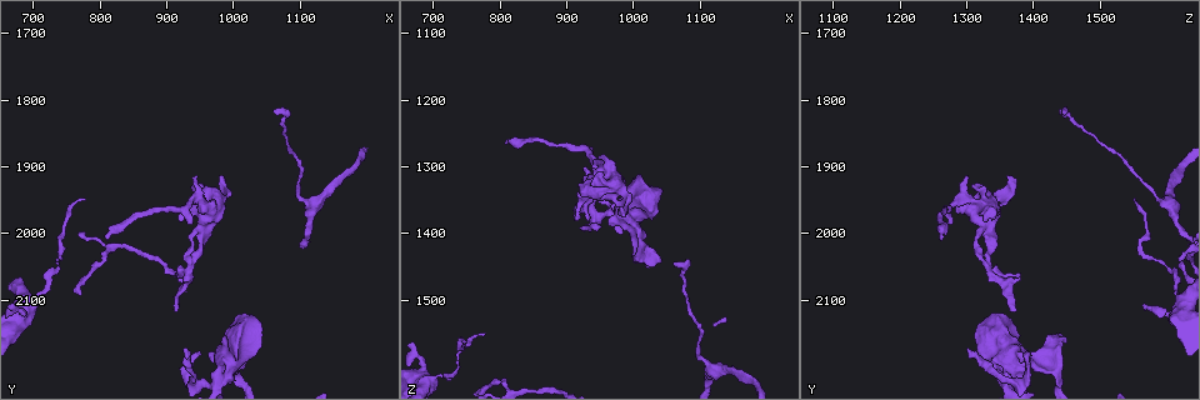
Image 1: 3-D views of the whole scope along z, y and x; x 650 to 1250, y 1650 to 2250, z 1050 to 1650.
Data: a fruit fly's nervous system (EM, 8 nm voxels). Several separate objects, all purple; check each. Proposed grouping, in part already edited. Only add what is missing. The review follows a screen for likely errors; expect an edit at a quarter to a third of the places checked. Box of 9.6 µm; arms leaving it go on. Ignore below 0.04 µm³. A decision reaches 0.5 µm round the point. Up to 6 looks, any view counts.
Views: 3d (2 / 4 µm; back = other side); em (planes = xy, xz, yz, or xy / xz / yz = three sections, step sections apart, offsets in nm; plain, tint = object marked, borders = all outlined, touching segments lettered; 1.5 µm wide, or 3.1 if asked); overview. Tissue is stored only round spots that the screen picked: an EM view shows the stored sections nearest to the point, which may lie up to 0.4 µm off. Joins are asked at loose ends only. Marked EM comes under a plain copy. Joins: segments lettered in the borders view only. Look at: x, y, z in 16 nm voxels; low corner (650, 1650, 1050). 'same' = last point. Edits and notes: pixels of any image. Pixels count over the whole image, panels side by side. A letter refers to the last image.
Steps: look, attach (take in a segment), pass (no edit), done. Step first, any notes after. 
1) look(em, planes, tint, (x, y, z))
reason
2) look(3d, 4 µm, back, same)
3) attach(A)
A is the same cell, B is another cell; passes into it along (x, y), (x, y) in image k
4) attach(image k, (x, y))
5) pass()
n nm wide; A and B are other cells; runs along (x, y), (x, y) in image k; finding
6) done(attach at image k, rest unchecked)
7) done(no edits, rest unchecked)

look(em, planes, borders, (920, 1980, 1330))
stops while still wide

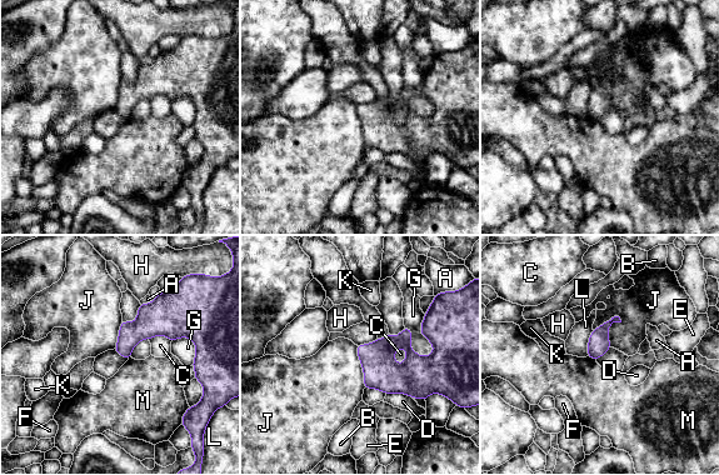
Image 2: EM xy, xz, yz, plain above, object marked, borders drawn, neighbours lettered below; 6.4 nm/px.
pass()
G touches over 280 nm; A, B, C, D, E, F, G, H, J, K, L and M are other cells; no lettered segment goes on from it

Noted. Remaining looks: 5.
look(em, planes, borders, (805, 2010, 1260))
branch stops here

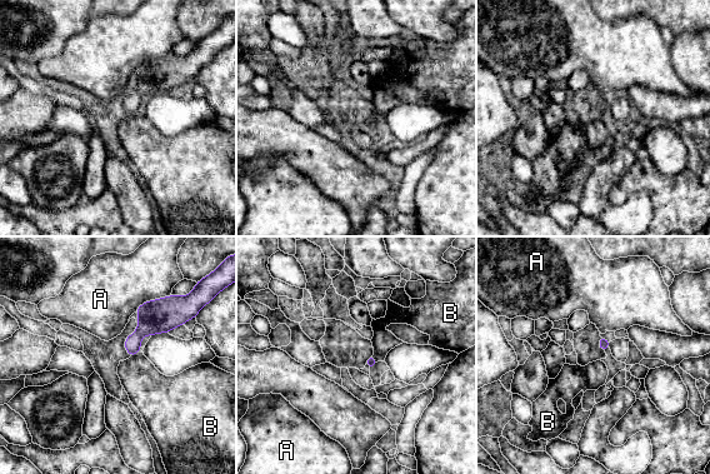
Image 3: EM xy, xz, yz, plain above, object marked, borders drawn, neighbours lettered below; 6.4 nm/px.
pass()
A and B are other cells; border along (139, 353), (130, 357) in image 3; no lettered segment goes on from it

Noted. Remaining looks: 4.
look(em, xz, step 8, borders, (925, 2175, 1300))
tapers out

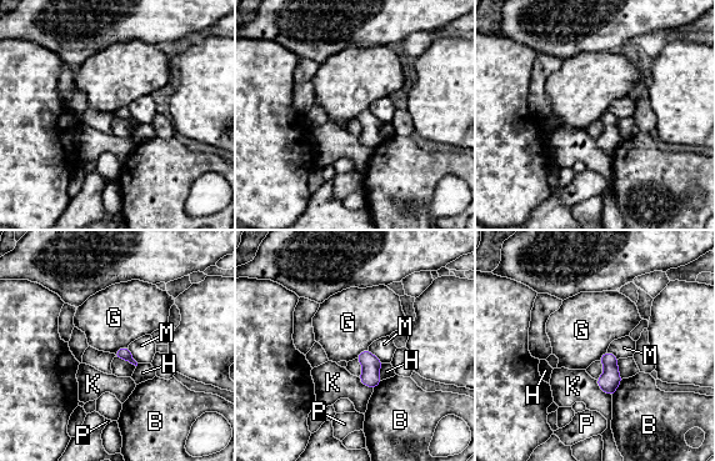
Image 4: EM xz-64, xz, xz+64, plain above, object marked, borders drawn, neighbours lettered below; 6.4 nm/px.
pass()
K touches over 160 nm; B, G, H, K, M and P are other cells; border along (128, 346), (121, 346), (114, 354) in image 4; none of them fits

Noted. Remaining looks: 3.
done(no edits, rest unchecked)

